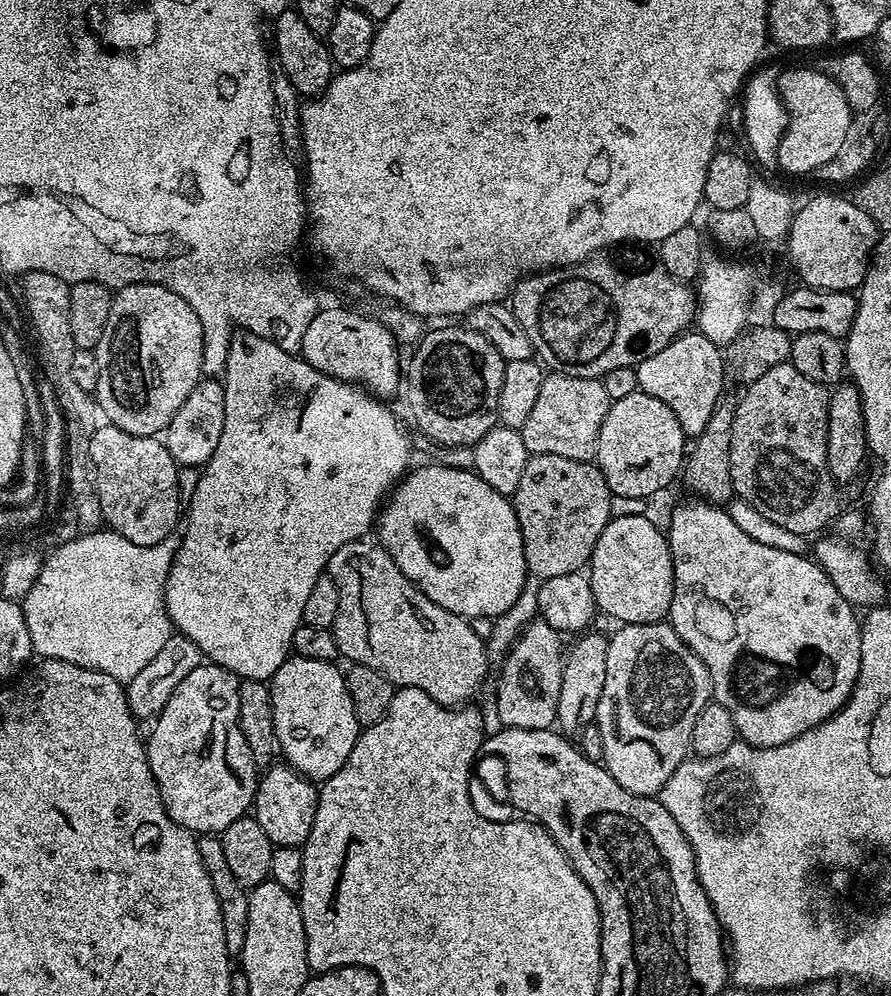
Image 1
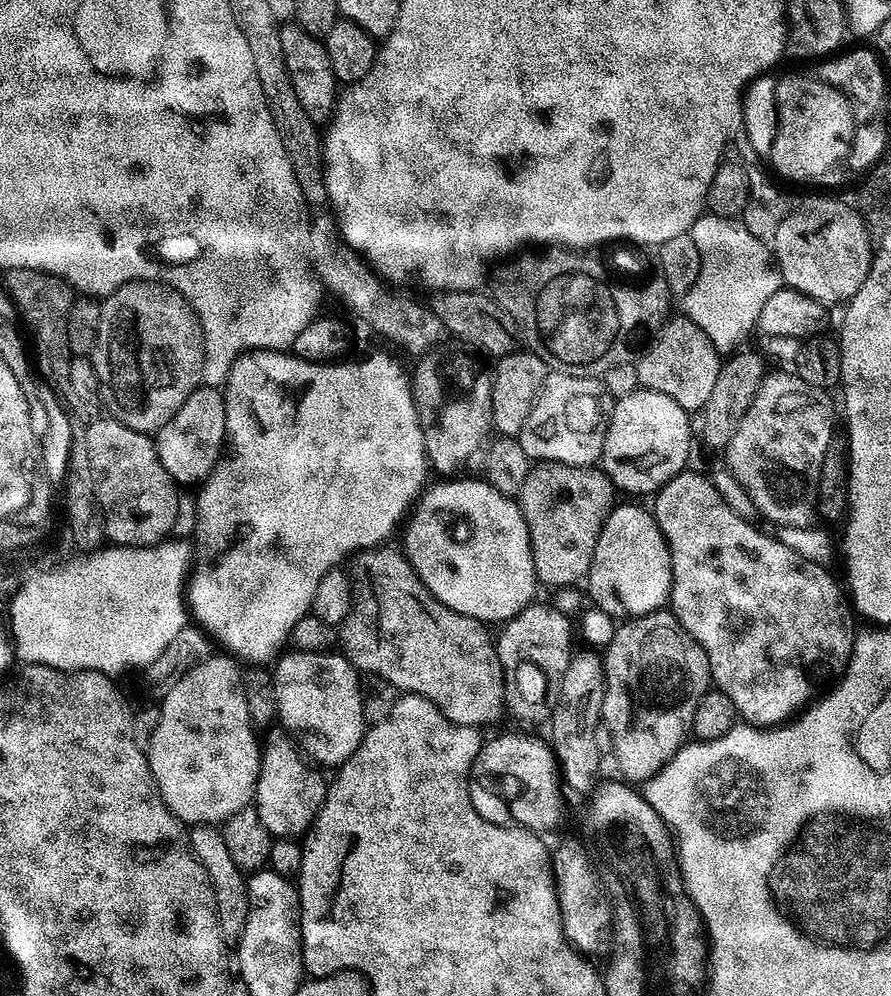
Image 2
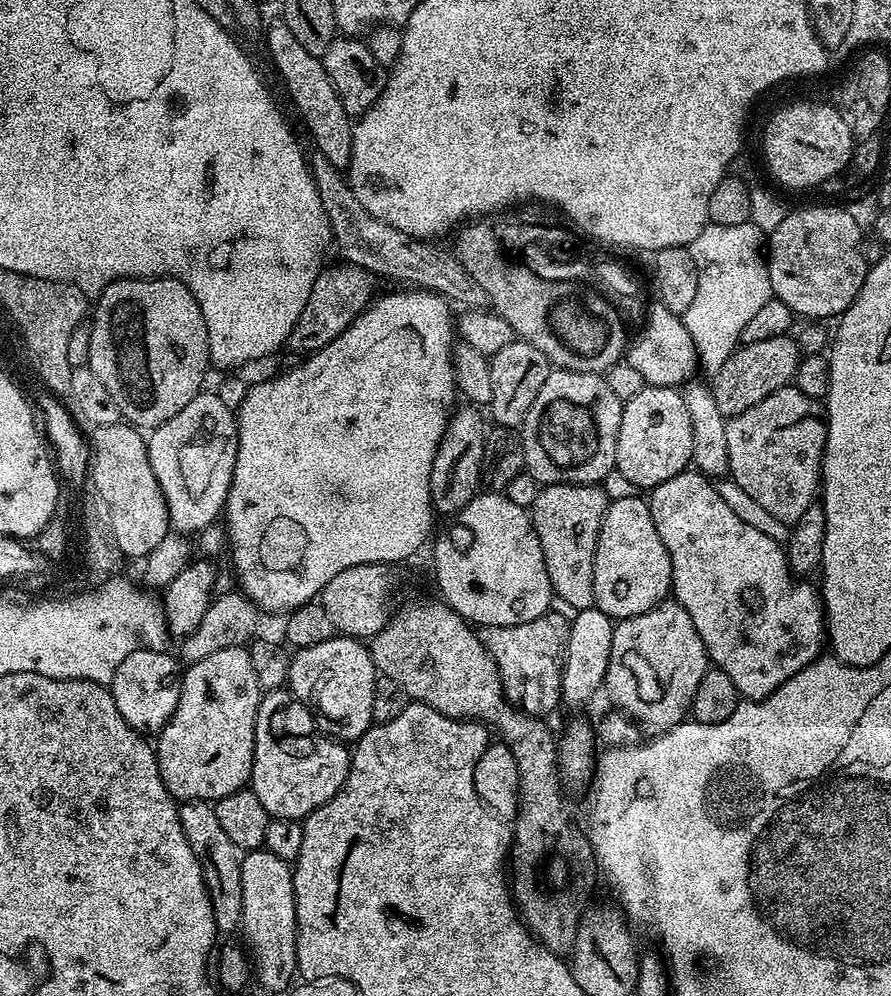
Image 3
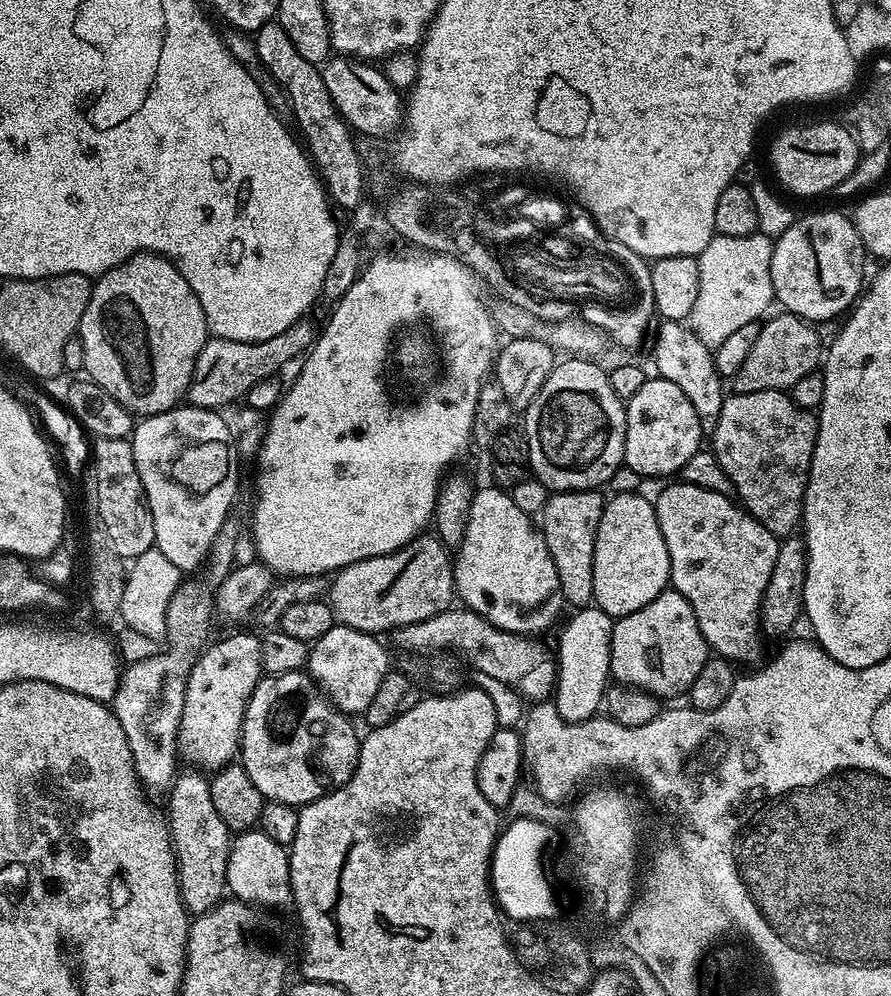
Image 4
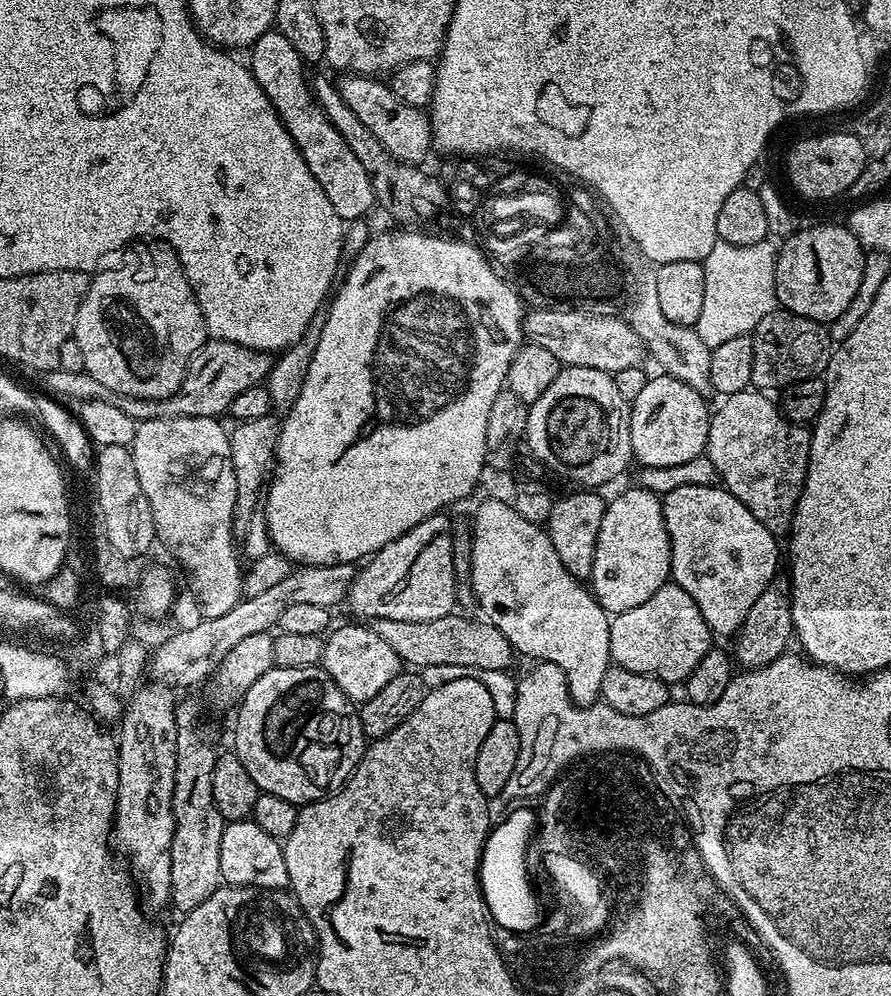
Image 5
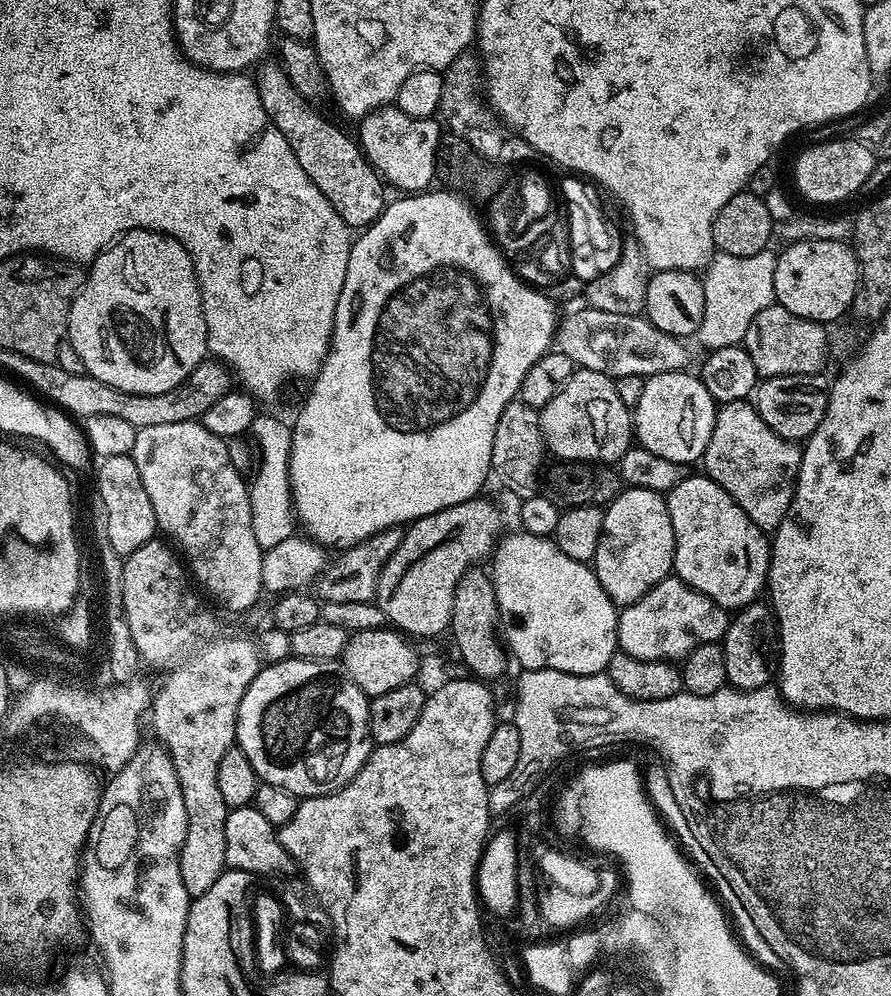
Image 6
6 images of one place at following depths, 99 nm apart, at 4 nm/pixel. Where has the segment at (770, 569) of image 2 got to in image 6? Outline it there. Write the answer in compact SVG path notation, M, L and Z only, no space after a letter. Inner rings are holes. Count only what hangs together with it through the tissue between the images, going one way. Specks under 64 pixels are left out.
M691 474L666 493L670 522L674 526L674 542L676 543L675 575L684 580L694 590L706 594L718 606L729 610L745 608L757 599L759 592L765 591L768 583L768 563L772 561L772 550L769 537L753 522L722 490L718 482L714 482L706 474Z

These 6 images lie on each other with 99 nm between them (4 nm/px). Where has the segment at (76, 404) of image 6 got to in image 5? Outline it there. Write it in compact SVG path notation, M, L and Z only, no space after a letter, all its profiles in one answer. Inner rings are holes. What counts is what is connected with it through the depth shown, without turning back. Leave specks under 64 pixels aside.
M207 339L200 349L192 355L186 374L182 378L182 386L167 400L143 400L133 396L114 395L102 382L98 382L86 371L78 374L61 372L59 370L47 373L47 391L57 397L69 396L73 402L82 400L111 400L118 410L130 414L137 422L141 420L157 420L171 416L211 416L220 418L227 413L230 402L242 394L242 390L250 390L250 386L264 384L268 371L272 368L273 357L267 352L258 352L253 348L238 346L234 342Z

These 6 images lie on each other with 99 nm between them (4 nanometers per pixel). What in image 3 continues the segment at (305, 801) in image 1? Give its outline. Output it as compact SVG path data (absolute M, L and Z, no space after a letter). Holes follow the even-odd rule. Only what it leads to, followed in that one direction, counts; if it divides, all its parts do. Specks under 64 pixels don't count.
M268 690L261 695L254 730L250 787L254 794L258 794L258 802L262 802L269 817L303 821L304 817L321 808L330 798L334 798L334 794L344 785L344 779L348 777L349 749L341 741L334 740L330 736L317 734L315 731L308 732L311 724L313 727L313 713L294 702L291 692Z

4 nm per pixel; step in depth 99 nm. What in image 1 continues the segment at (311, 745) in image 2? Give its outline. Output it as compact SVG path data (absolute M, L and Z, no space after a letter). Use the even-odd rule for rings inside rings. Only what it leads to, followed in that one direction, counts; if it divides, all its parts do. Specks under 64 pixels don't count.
M293 655L282 662L272 676L272 721L276 731L278 752L289 768L295 768L302 776L313 782L328 780L350 758L354 742L360 737L362 725L354 714L354 702L350 698L348 682L343 671L336 669L331 660L315 660Z

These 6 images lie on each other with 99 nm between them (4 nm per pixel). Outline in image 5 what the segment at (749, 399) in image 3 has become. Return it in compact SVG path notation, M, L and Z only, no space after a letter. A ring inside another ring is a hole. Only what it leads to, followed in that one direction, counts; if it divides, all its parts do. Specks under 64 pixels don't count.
M777 310L766 314L762 322L758 322L756 331L751 333L754 342L754 366L752 367L751 387L756 390L783 390L796 380L805 380L811 376L827 373L828 363L832 357L834 344L829 339L829 329L823 323L807 320L787 310Z

